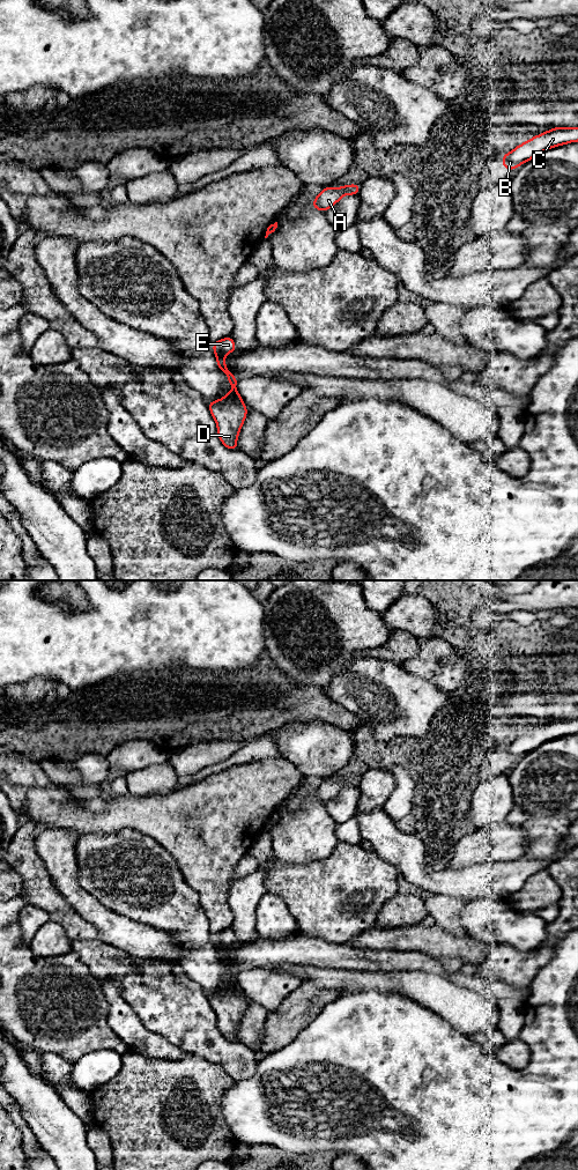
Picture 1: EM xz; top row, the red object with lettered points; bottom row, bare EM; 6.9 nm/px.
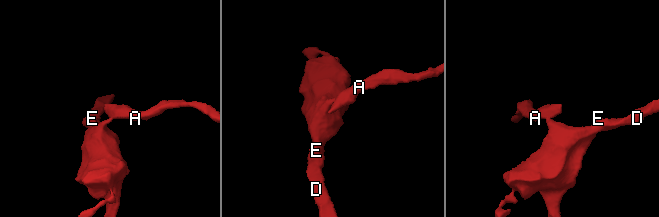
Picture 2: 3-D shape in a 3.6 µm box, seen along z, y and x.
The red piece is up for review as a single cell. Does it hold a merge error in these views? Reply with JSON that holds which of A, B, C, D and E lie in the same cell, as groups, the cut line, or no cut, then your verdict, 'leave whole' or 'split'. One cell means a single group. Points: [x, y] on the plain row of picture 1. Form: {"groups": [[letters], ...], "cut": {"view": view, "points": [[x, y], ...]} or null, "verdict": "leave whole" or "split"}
{"groups": [["A", "B", "C"], ["D", "E"]], "cut": {"view": "xz", "points": [[274, 815], [276, 819]]}, "verdict": "split"}

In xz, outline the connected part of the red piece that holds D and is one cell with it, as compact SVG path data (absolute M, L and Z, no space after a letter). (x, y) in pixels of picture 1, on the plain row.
M231 928L213 934L218 961L221 961L232 979L231 984L222 991L208 995L208 1000L217 1016L217 1028L229 1042L238 1042L237 1029L247 1007L247 1000L242 992L236 977L238 971L228 962L224 949L236 942Z

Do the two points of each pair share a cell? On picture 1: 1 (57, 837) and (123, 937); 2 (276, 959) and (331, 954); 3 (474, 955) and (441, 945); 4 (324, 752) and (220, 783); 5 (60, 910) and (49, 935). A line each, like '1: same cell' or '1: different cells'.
1: same cell
2: same cell
3: same cell
4: different cells
5: same cell

